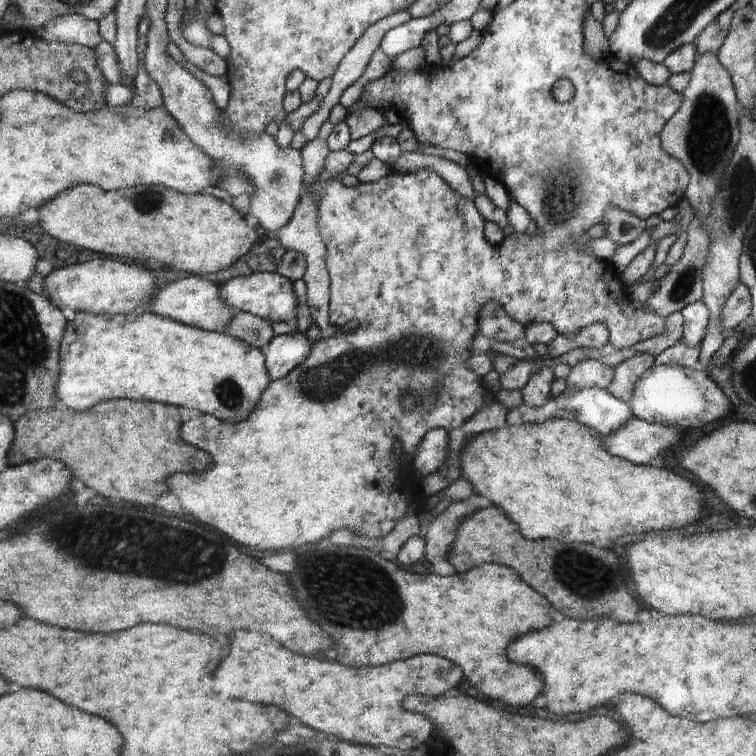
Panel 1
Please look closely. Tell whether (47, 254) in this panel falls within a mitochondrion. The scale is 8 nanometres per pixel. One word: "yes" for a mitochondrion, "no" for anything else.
no

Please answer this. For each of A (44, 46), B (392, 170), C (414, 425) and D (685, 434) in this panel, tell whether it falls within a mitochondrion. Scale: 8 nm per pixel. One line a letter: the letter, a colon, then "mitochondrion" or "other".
A: other
B: other
C: other
D: other

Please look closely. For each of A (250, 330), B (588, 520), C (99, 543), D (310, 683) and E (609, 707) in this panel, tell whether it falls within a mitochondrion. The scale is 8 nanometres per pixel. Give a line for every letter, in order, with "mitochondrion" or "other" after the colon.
A: mitochondrion
B: other
C: mitochondrion
D: other
E: other

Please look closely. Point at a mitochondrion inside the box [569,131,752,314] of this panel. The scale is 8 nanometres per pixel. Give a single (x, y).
(685, 284)

